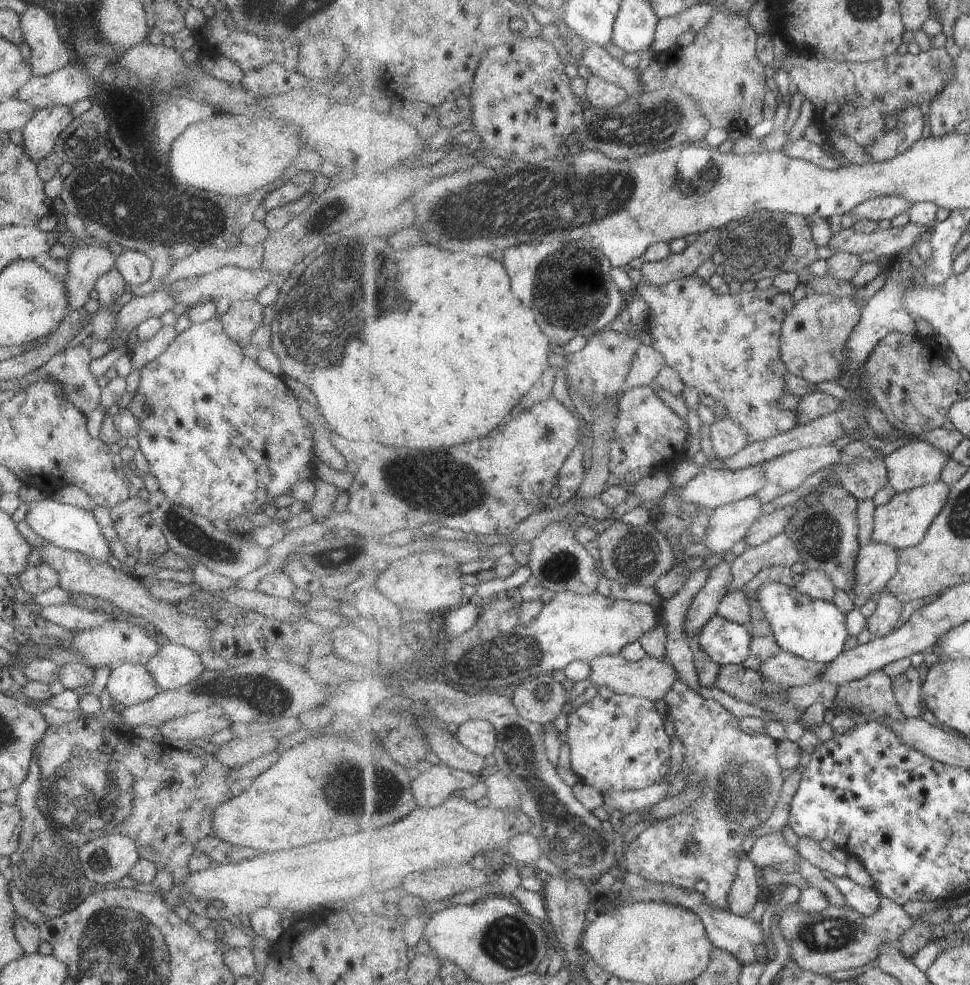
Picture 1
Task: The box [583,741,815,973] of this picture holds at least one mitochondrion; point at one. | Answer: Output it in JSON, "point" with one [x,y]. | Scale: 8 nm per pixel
{"point":[743,793]}

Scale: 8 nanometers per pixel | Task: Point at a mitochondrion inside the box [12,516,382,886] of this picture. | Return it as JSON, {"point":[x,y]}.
{"point":[94,793]}

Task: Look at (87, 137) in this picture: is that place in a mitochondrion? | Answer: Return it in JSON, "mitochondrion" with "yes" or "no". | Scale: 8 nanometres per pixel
{"mitochondrion":"yes"}

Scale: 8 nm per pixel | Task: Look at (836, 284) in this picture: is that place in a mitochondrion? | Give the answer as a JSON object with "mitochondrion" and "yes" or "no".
{"mitochondrion":"no"}

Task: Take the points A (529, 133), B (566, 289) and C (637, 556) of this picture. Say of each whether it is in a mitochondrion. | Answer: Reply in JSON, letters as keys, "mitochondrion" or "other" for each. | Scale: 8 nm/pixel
{"A":"other","B":"mitochondrion","C":"mitochondrion"}

